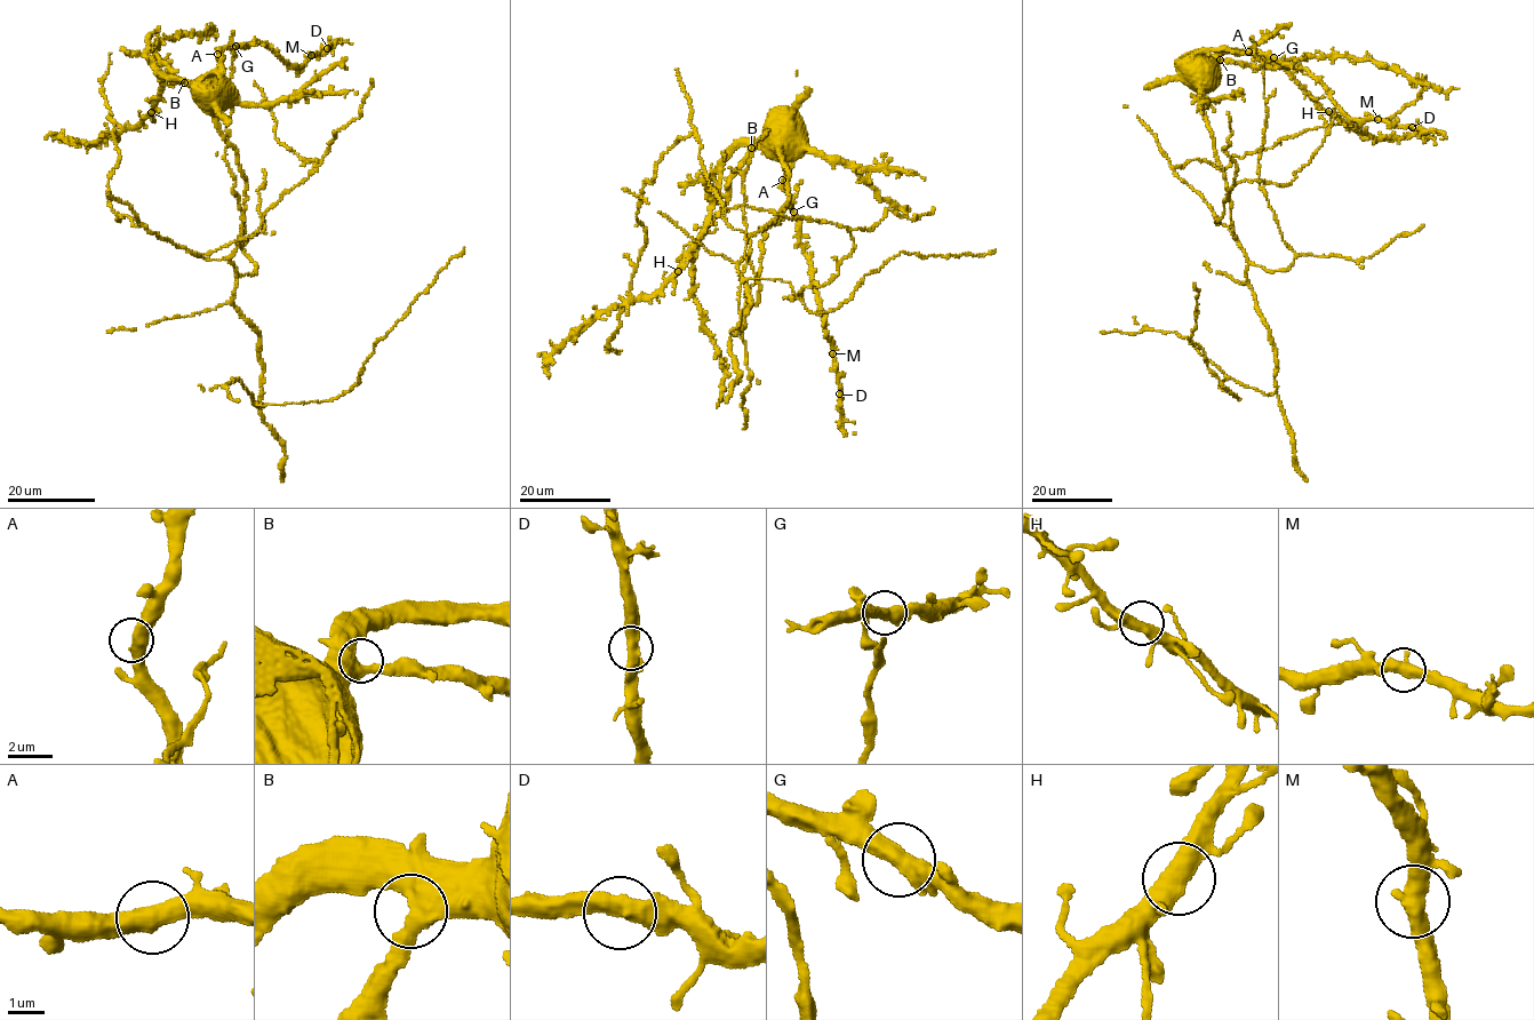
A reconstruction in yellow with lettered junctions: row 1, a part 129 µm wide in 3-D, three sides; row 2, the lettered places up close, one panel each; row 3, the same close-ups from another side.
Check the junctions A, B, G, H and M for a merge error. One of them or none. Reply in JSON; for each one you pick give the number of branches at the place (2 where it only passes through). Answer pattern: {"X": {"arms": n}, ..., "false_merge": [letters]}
{"false_merge": []}

